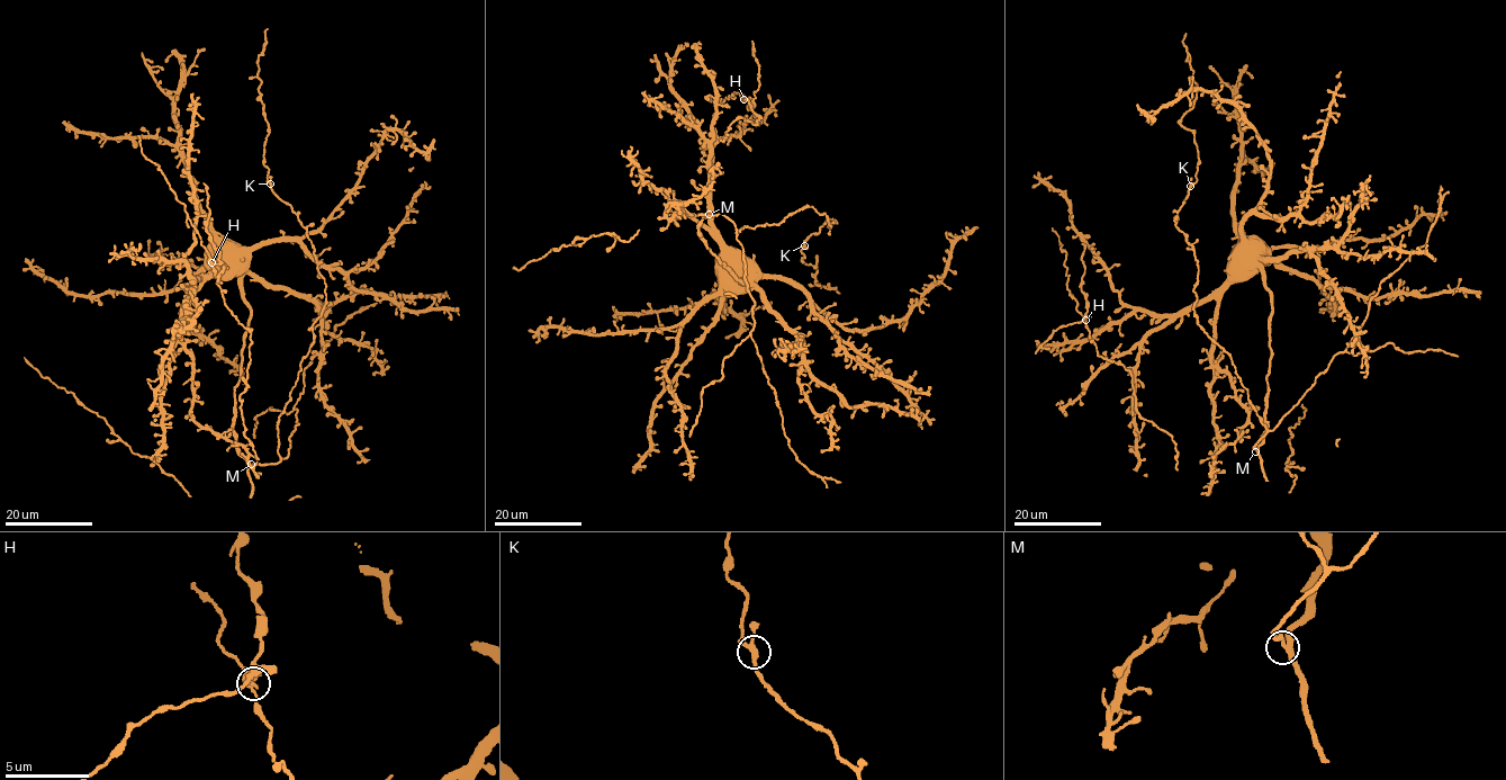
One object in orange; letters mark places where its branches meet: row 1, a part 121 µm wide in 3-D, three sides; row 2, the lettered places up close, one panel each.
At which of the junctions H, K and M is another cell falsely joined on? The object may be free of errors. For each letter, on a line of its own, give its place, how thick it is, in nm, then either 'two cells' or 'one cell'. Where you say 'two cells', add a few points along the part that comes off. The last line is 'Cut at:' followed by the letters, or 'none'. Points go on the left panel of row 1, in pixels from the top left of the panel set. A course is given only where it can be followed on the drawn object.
H: (212, 262) | 320 nm | two cells | (210, 262), (218, 262), (219, 251), (207, 230), (208, 208), (204, 182)
K: (270, 184) | 280 nm | one cell
M: (251, 464) | 300 nm | one cell
Cut at: H

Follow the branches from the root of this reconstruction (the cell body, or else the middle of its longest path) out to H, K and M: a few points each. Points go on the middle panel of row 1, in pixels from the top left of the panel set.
H: (727, 262), (713, 223), (711, 162), (714, 144), (756, 124), (747, 105), (751, 101), (744, 99)
K: (727, 262), (739, 258), (742, 281), (697, 232), (709, 216), (737, 233), (810, 206), (831, 227), (804, 245)
M: (727, 262), (739, 258), (742, 281), (697, 232), (697, 225), (709, 214)

